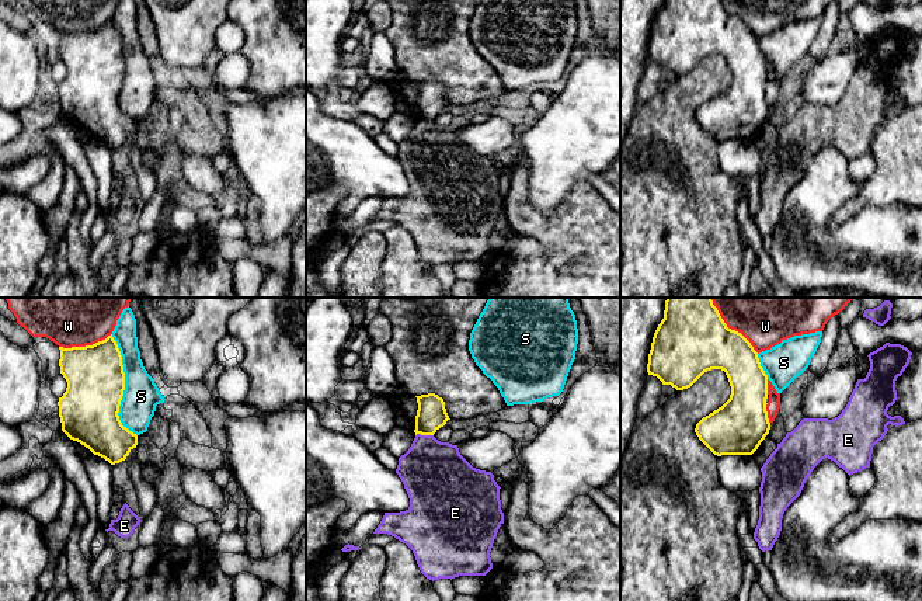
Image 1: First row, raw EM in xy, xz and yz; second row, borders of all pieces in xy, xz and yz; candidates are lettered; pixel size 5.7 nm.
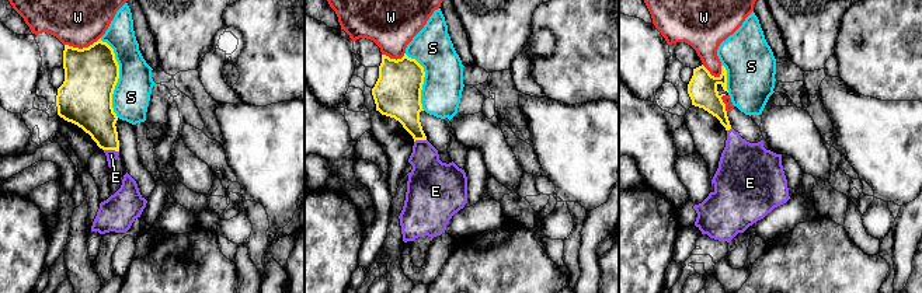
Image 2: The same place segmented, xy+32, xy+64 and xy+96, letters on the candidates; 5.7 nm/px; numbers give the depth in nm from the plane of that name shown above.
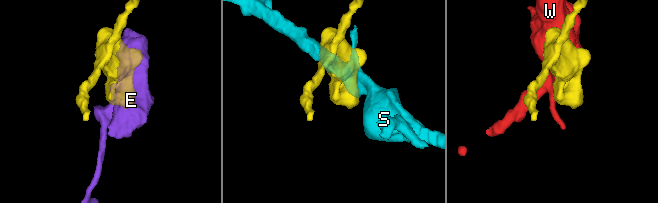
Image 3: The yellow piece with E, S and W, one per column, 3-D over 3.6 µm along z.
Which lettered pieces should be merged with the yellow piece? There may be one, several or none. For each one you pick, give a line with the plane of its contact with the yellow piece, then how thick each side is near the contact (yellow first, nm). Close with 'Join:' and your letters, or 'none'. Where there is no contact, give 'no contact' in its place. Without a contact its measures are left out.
Join: none

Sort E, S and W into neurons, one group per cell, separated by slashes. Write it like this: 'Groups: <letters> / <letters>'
Groups: E / S / W

